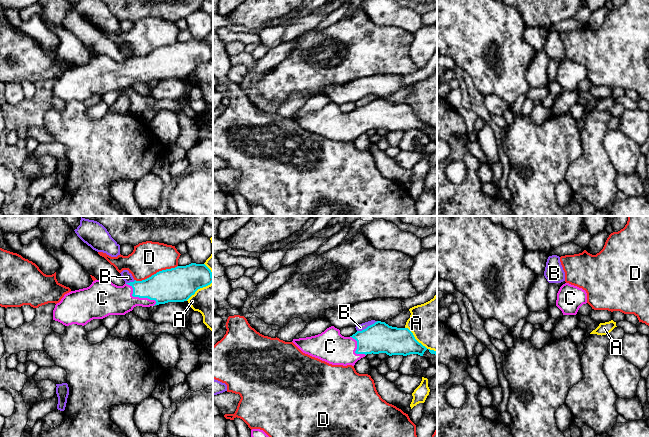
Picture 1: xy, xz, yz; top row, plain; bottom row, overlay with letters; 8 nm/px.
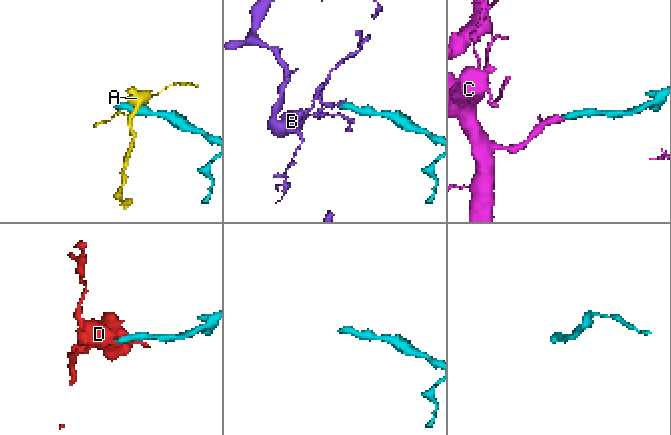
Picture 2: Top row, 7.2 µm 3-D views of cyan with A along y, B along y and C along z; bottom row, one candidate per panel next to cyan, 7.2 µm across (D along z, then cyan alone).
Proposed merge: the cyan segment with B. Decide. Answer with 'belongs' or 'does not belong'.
does not belong

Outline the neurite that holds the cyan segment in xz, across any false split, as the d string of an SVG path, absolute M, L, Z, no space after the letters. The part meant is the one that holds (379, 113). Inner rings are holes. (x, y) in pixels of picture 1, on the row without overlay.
M377 97L362 107L357 107L350 113L344 113L340 110L340 106L331 102L321 110L293 115L292 117L303 129L318 134L332 141L352 141L365 133L367 130L386 129L389 132L410 130L418 130L423 132L427 126L425 122L419 119L413 109L408 104L397 104Z

